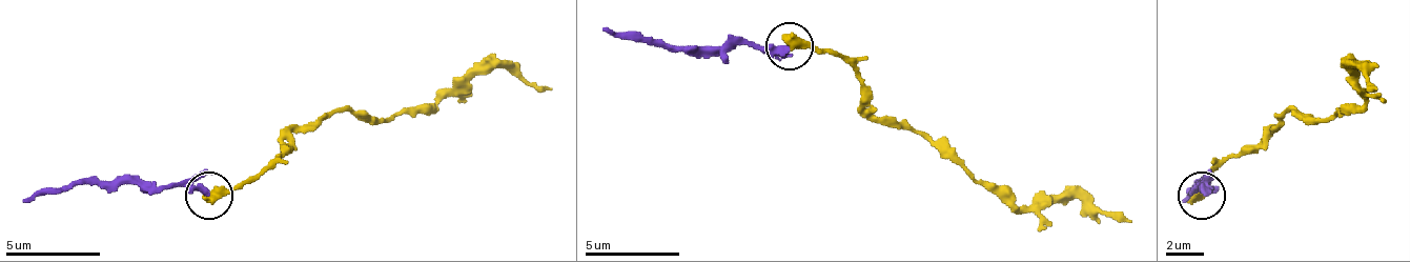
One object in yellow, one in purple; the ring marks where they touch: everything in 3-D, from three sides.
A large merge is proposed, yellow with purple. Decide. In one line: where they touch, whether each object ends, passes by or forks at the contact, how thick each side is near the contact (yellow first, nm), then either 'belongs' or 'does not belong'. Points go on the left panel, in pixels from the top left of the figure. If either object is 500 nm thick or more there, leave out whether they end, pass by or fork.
place (209, 195); calibres 600 and 280 nm; does not belong

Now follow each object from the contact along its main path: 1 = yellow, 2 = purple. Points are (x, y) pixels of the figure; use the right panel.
1: (1200, 194), (1290, 108), (1304, 118), (1351, 114), (1361, 104), (1356, 66), (1375, 89)
2: (1205, 194), (1200, 184), (1205, 184), (1181, 199)

